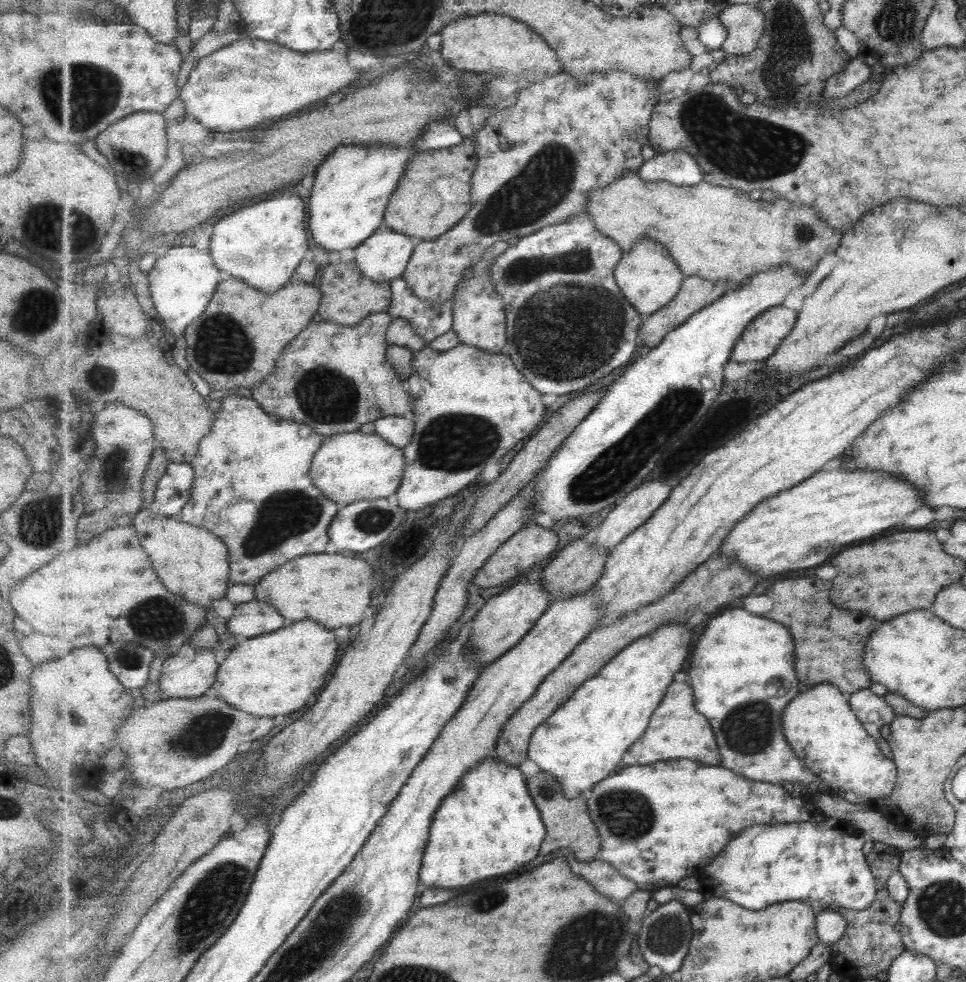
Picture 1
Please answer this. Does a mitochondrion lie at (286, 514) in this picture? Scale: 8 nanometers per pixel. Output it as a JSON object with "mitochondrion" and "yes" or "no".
{"mitochondrion":"yes"}

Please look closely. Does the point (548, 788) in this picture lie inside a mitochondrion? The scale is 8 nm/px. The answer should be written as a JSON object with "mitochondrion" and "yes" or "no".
{"mitochondrion":"yes"}

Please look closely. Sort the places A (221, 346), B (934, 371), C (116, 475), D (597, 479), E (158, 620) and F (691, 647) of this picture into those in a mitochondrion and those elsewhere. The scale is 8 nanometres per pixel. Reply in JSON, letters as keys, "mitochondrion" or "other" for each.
{"A":"mitochondrion","B":"other","C":"mitochondrion","D":"mitochondrion","E":"mitochondrion","F":"other"}

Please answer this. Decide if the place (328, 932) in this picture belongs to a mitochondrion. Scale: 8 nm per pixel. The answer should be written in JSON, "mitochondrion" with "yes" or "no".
{"mitochondrion":"yes"}

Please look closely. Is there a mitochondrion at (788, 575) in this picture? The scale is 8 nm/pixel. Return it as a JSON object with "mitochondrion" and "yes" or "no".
{"mitochondrion":"no"}

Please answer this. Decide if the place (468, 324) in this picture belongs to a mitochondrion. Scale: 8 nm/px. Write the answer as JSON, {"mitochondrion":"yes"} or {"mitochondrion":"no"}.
{"mitochondrion":"no"}

